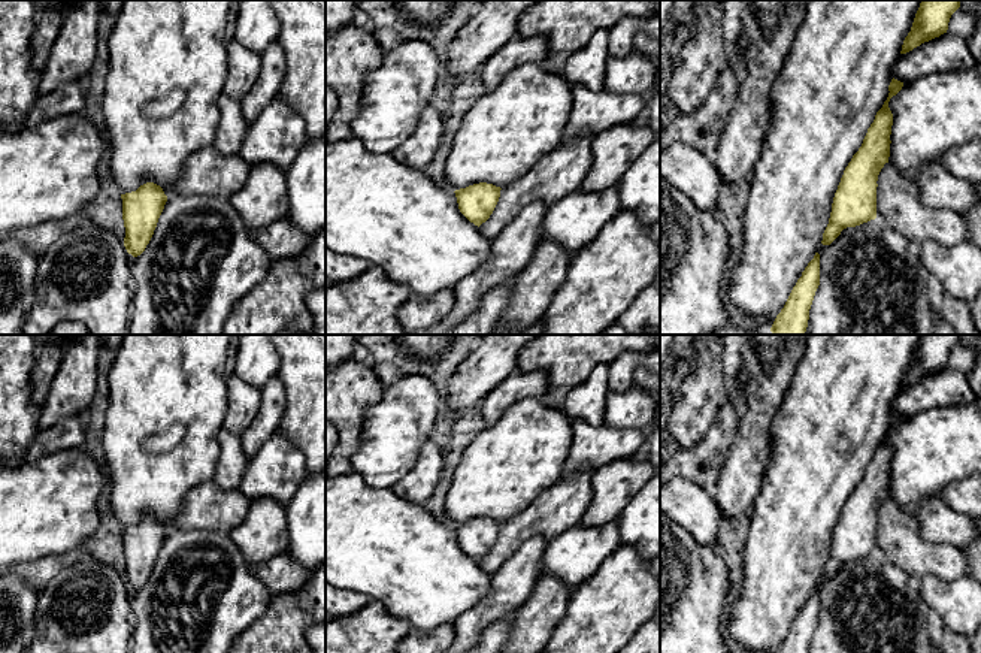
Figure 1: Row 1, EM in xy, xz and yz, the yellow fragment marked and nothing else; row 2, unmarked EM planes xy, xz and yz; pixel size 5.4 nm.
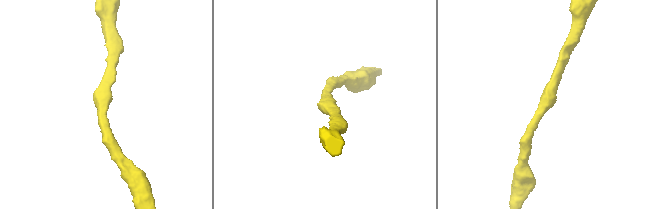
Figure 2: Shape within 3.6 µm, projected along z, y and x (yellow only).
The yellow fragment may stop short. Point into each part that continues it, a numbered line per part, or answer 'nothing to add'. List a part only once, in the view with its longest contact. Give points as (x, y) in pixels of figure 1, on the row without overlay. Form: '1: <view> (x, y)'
1: yz (835, 413)

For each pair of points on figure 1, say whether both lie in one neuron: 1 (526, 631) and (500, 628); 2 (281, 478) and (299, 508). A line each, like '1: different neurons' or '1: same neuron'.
1: different neurons
2: different neurons

